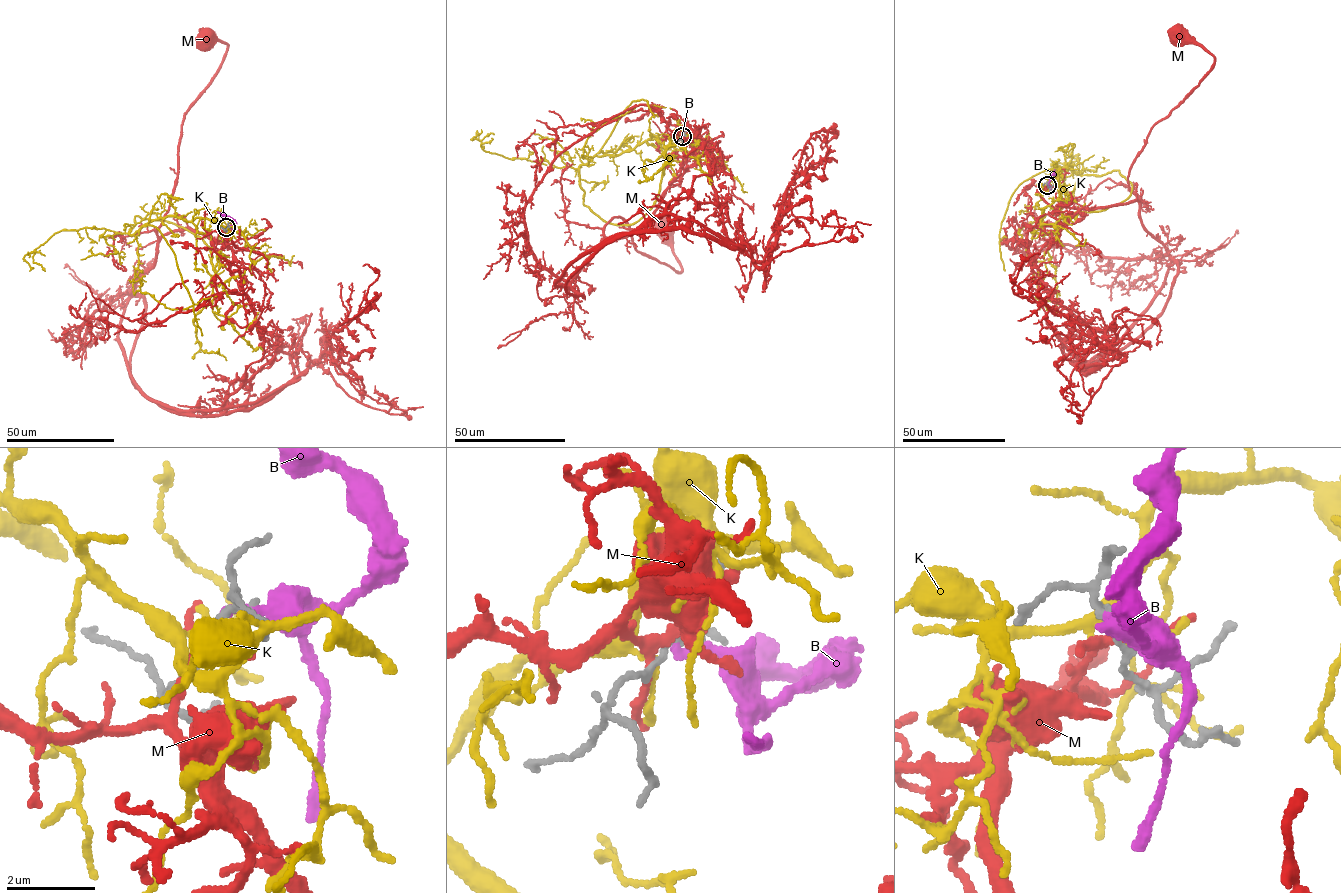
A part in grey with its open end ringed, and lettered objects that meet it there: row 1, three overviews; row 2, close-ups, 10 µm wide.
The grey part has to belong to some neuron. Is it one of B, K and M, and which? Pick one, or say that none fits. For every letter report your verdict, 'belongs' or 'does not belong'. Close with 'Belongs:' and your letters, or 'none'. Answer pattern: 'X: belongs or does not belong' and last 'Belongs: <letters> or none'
B: does not belong
K: belongs
M: does not belong
Belongs: K

